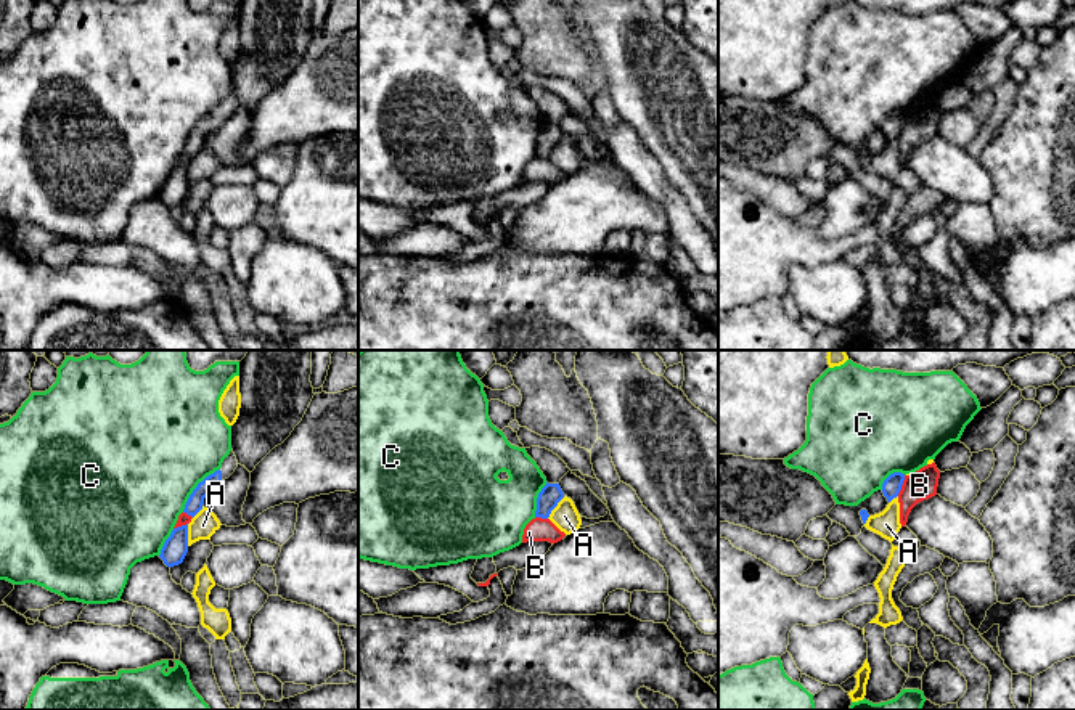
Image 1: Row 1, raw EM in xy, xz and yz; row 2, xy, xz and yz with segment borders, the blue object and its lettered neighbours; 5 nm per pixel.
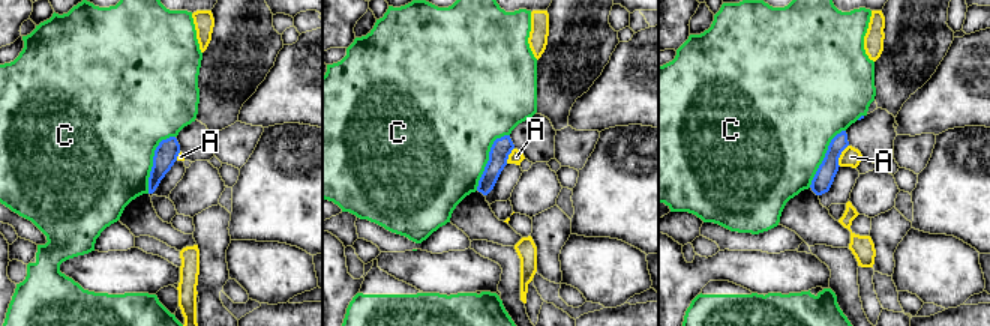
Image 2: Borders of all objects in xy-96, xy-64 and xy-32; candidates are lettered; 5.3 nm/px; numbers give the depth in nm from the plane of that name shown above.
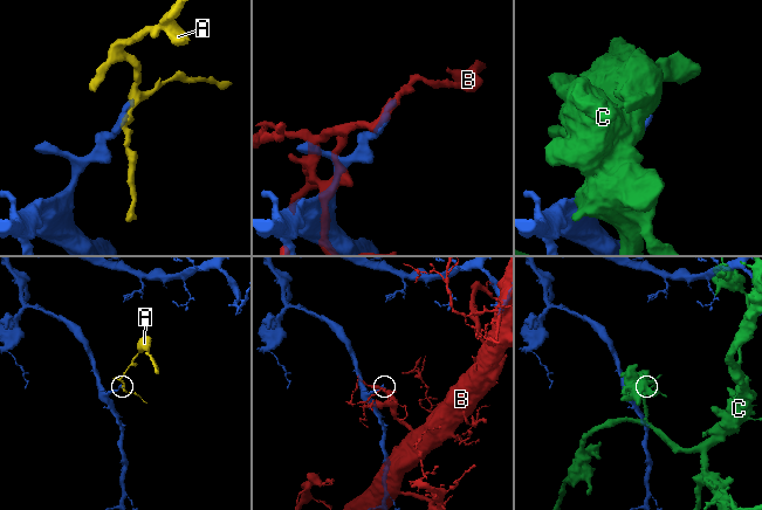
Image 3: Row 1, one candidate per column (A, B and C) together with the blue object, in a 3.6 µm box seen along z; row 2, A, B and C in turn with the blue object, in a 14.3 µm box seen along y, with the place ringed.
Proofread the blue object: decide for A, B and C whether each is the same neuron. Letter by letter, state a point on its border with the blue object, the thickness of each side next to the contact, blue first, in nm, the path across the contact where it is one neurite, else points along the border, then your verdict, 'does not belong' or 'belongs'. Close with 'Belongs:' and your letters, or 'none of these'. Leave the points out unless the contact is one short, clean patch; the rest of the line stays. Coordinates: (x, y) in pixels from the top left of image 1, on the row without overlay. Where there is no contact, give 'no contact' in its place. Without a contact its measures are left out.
A: meets blue in xy at (187, 175); 120 nm thick on the blue side, 140 nm on the other; border along xy (187, 164), (188, 185); does not belong
B: meets blue in yz at (900, 126); 90 nm thick on the blue side, 150 nm on the other; does not belong
C: meets blue in xy at (196, 127); 80 nm thick on the blue side, 500 nm on the other; does not belong
Belongs: none of these

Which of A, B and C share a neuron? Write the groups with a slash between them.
A / B / C

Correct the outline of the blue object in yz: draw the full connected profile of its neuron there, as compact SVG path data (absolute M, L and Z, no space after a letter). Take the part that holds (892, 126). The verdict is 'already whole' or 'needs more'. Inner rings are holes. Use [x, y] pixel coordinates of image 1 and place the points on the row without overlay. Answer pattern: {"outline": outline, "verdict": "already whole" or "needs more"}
{"outline": "M893 112L884 120L882 133L889 143L898 137L903 120L905 120L905 114L901 112Z", "verdict": "already whole"}

